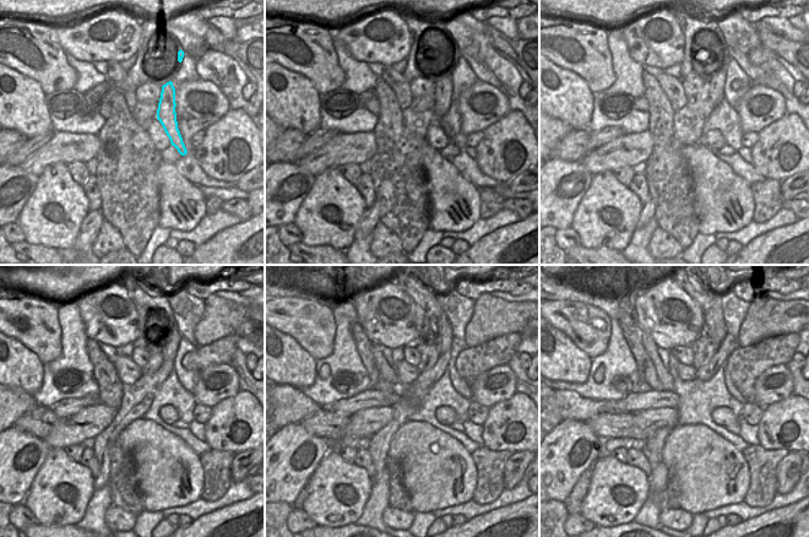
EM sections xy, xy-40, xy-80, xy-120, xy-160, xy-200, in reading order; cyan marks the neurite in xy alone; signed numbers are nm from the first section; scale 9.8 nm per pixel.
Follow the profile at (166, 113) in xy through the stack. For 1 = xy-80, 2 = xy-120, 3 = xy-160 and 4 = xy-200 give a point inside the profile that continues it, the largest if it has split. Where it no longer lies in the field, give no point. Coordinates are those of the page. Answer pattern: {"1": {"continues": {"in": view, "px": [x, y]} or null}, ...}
{"1": {"continues": {"in": "xy-80", "px": [717, 79]}}, "2": {"continues": {"in": "xy-120", "px": [169, 350]}}, "3": {"continues": {"in": "xy-160", "px": [444, 340]}}, "4": {"continues": {"in": "xy-200", "px": [711, 310]}}}

